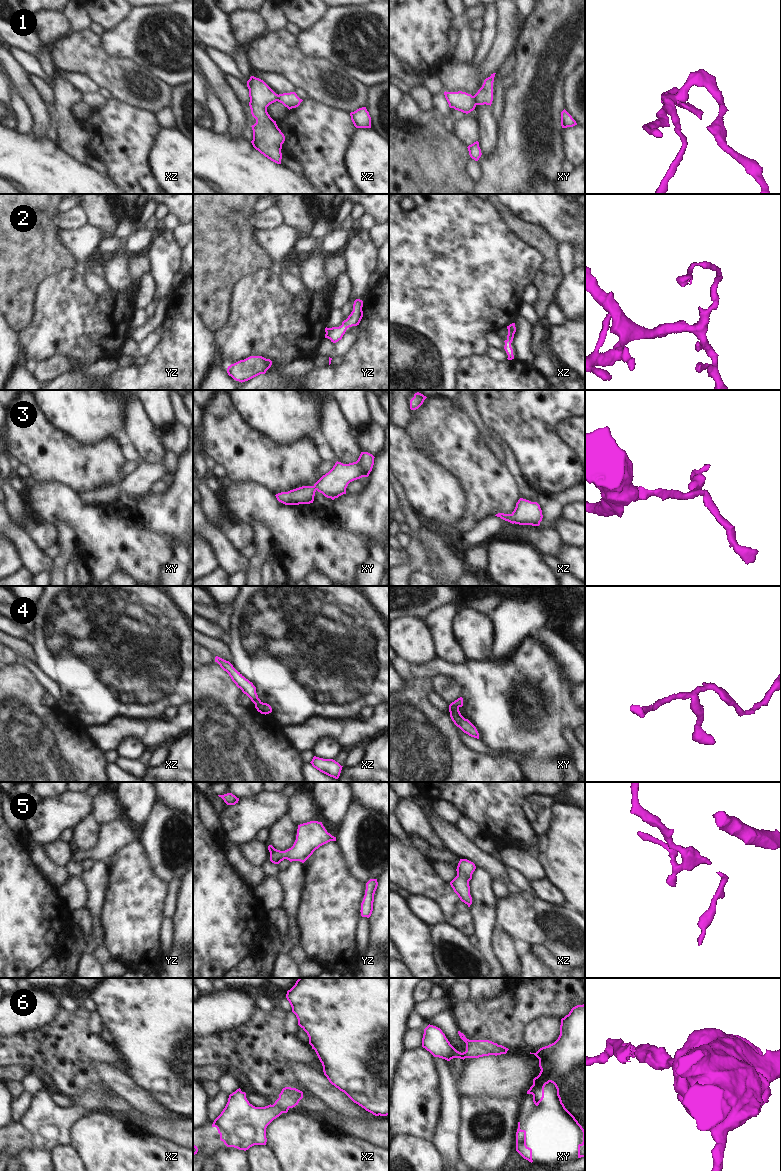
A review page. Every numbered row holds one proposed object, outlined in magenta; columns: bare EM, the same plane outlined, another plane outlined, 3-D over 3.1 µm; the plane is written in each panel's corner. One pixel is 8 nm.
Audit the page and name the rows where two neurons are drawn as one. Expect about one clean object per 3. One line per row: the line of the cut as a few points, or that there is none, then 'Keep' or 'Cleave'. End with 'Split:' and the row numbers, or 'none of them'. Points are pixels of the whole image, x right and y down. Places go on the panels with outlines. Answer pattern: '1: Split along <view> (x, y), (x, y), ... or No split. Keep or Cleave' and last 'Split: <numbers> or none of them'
1: Split along xy (473, 96), (476, 104). Cleave
2: No split. Keep
3: No split. Keep
4: Split along xy (458, 706), (449, 711). Cleave
5: No split. Keep
6: No split. Keep
Split: 1, 4

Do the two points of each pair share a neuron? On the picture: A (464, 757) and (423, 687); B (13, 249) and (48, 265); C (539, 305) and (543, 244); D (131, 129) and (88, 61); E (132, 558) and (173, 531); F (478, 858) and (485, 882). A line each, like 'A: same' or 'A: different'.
A: same
B: same
C: same
D: different
E: different
F: different

